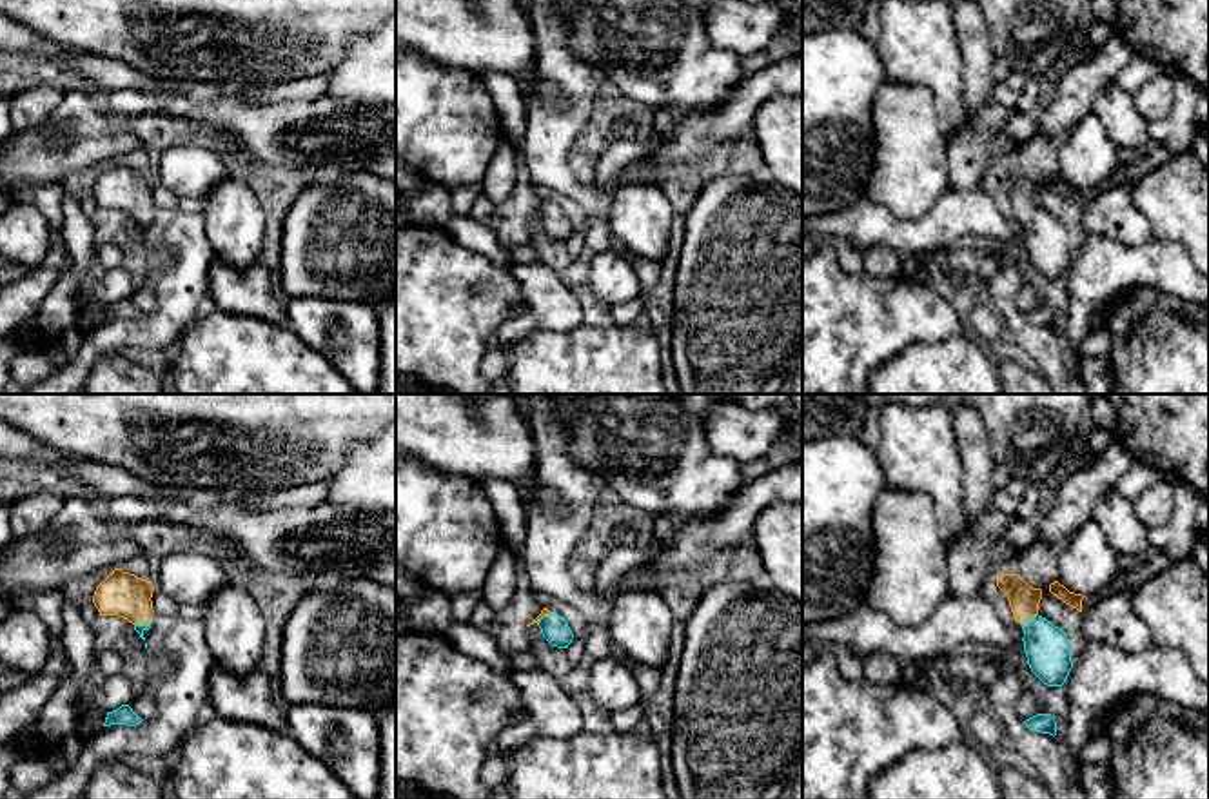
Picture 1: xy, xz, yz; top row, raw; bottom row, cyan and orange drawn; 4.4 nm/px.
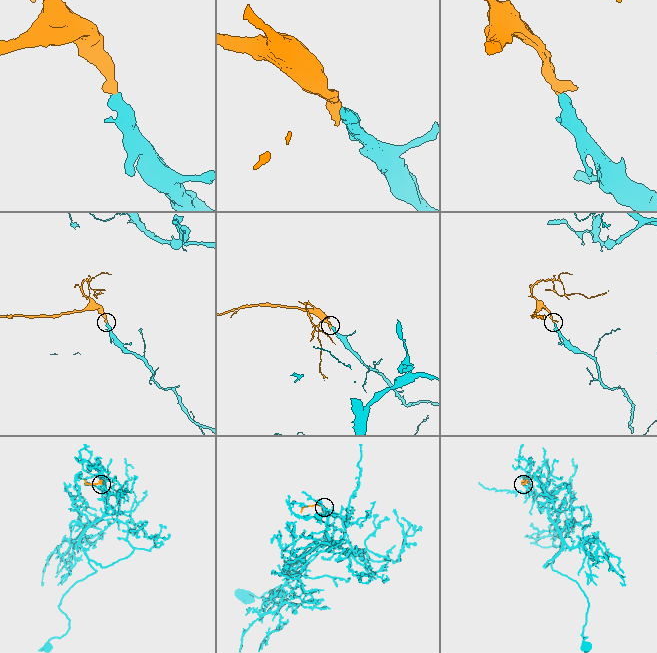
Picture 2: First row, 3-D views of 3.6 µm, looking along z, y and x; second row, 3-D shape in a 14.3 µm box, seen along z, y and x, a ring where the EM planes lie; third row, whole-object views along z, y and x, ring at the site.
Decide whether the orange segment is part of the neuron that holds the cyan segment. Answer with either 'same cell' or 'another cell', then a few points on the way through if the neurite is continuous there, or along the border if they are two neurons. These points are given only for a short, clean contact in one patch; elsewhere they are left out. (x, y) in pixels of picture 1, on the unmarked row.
same cell; way yz (1046, 240), (1030, 211), (1024, 193)

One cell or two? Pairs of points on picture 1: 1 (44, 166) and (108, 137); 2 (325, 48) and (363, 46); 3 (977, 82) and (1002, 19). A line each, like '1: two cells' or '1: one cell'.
1: one cell
2: two cells
3: two cells

